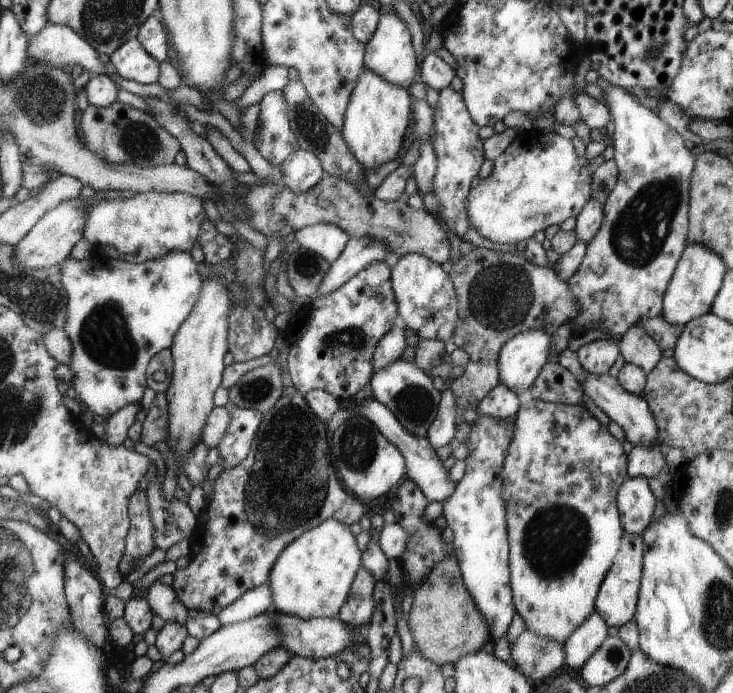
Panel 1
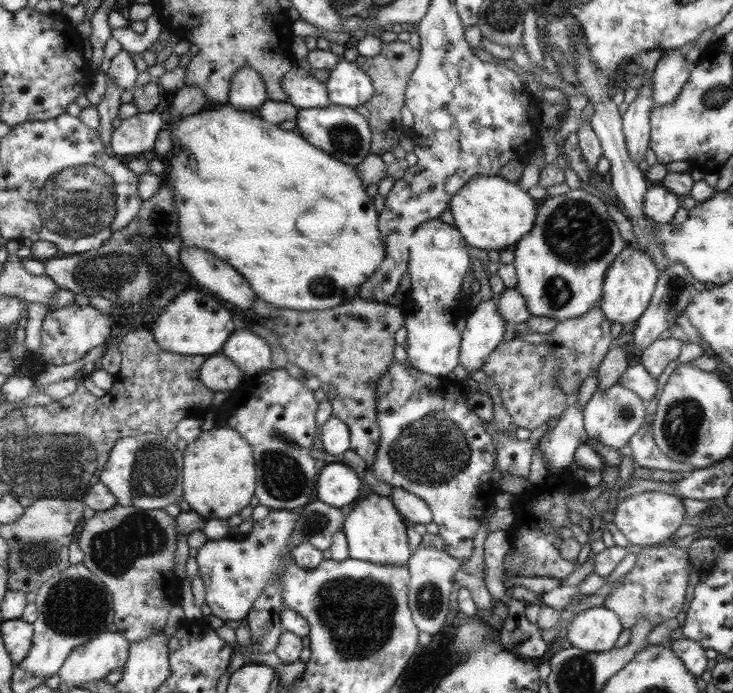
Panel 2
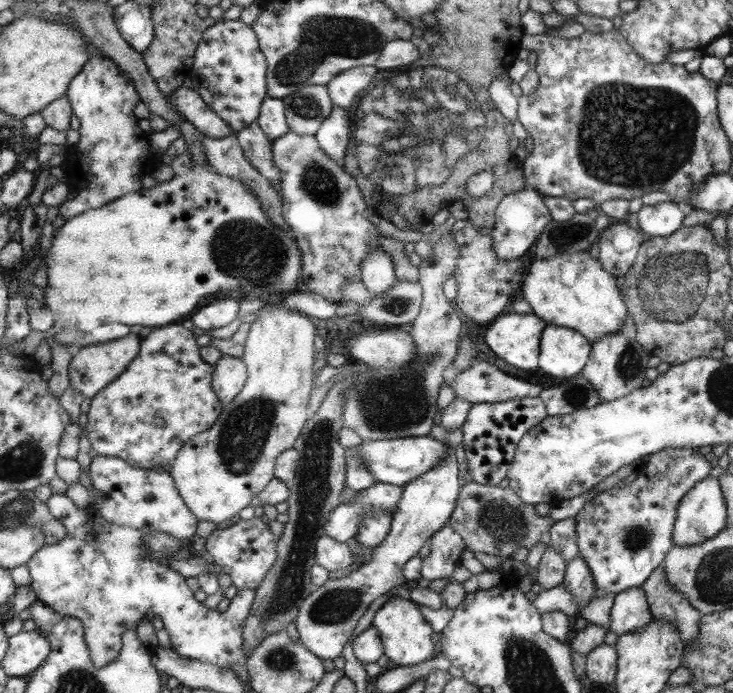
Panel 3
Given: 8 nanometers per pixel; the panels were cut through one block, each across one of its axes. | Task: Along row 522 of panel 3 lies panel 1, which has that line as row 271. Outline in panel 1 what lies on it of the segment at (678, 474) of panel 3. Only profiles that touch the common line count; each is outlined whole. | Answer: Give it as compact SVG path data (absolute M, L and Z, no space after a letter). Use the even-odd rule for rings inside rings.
M616 87L603 90L603 98L606 100L607 106L611 108L611 118L614 120L615 132L613 135L613 147L615 153L613 159L616 161L619 168L619 177L614 187L614 190L608 195L606 202L603 204L603 222L602 228L595 234L595 237L587 244L586 254L584 255L582 264L578 270L567 280L571 292L578 298L582 309L577 317L572 319L578 326L578 331L585 330L602 330L611 335L612 337L619 337L626 334L627 330L632 325L642 320L642 318L657 317L663 310L663 298L667 292L667 286L671 282L671 278L678 268L680 260L682 260L683 253L686 252L688 245L687 234L689 232L689 208L691 200L691 178L695 170L696 156L692 156L690 150L684 145L684 139L668 124L664 123L653 111L638 104L636 96L632 93L631 89L624 87Z

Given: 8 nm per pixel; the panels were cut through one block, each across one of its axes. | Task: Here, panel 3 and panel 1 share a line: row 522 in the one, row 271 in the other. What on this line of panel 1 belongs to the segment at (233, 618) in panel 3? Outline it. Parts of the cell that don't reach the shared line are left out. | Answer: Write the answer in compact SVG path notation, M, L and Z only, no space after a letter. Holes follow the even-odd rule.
M170 251L162 258L136 264L132 264L122 258L111 259L110 257L107 257L107 259L102 262L95 257L83 260L76 260L68 257L61 262L60 266L61 281L63 282L63 287L67 290L67 296L69 298L67 304L67 317L63 329L68 333L73 346L71 361L68 364L74 373L71 385L75 388L77 398L80 400L81 404L88 407L93 412L96 419L102 418L102 421L105 421L114 413L118 413L123 406L130 403L140 402L142 394L144 394L144 390L146 390L146 376L144 376L144 374L146 374L146 366L148 366L148 362L150 362L152 356L158 354L160 350L171 348L175 334L179 332L180 326L182 326L183 322L190 317L192 309L198 305L199 296L200 293L202 293L203 280L200 279L198 274L198 264L192 259L190 252L186 251Z

